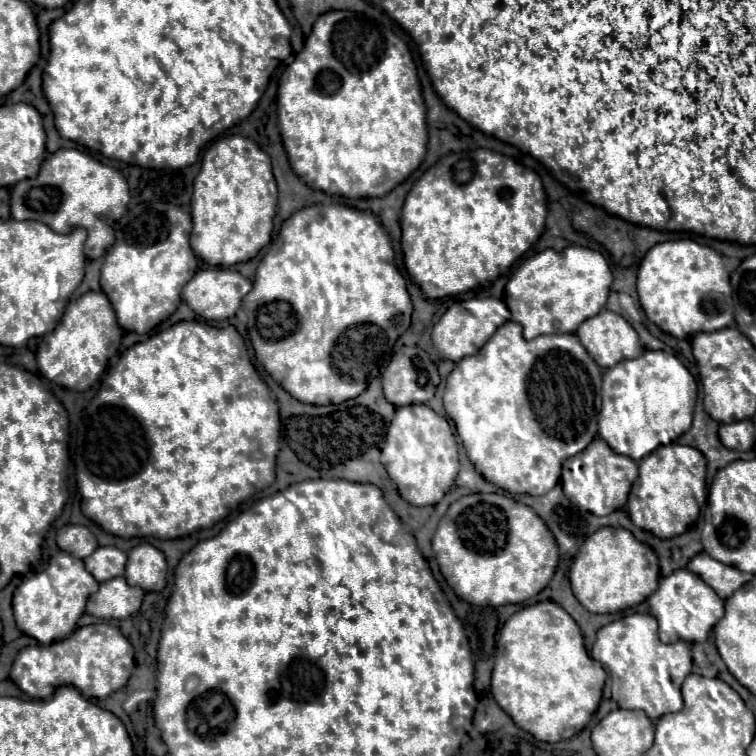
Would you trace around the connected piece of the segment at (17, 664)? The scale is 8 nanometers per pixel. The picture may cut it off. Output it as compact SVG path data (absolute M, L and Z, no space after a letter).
M106 622L82 626L68 638L48 646L22 648L12 664L12 682L30 698L50 698L52 688L74 686L86 698L106 698L126 686L134 670L134 648L120 628Z

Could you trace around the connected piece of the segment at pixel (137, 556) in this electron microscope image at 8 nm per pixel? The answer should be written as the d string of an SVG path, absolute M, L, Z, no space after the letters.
M140 544L128 552L124 576L128 584L138 586L144 592L160 592L166 586L166 570L166 558L158 548Z

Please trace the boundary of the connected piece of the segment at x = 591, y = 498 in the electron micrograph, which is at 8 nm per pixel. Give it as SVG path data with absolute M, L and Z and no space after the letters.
M596 436L582 450L580 456L574 456L574 460L564 462L562 488L564 494L570 498L570 502L576 504L580 510L588 510L596 516L606 516L626 504L628 492L636 478L638 478L638 464L634 464L634 460L628 456L612 452L612 448L608 448L608 444Z

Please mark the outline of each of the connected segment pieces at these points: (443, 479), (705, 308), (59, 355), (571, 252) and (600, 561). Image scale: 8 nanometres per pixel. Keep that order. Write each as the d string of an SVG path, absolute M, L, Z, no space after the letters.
M410 404L396 408L396 416L388 428L382 446L382 464L398 486L400 496L414 506L434 506L454 486L458 474L458 444L446 418L438 416L426 404Z
M670 240L650 248L638 270L638 298L650 322L676 338L696 332L714 332L734 322L730 306L730 276L722 256L694 240Z
M86 292L78 300L66 306L60 324L44 336L38 346L38 370L50 382L56 382L68 390L84 392L105 373L110 358L118 352L122 340L122 328L116 322L114 308L104 292Z
M566 246L562 252L548 248L532 258L528 258L526 262L522 262L516 268L516 272L512 274L512 278L506 284L504 302L506 302L508 310L512 312L512 320L524 326L524 338L532 340L540 334L576 332L576 328L584 320L596 316L606 306L610 284L612 284L612 272L608 268L606 258L600 252L584 248L584 246Z
M612 526L598 528L592 536L588 536L570 568L570 584L574 596L586 610L598 614L638 606L652 592L656 592L658 580L660 566L656 552L650 546L638 542L626 528Z

